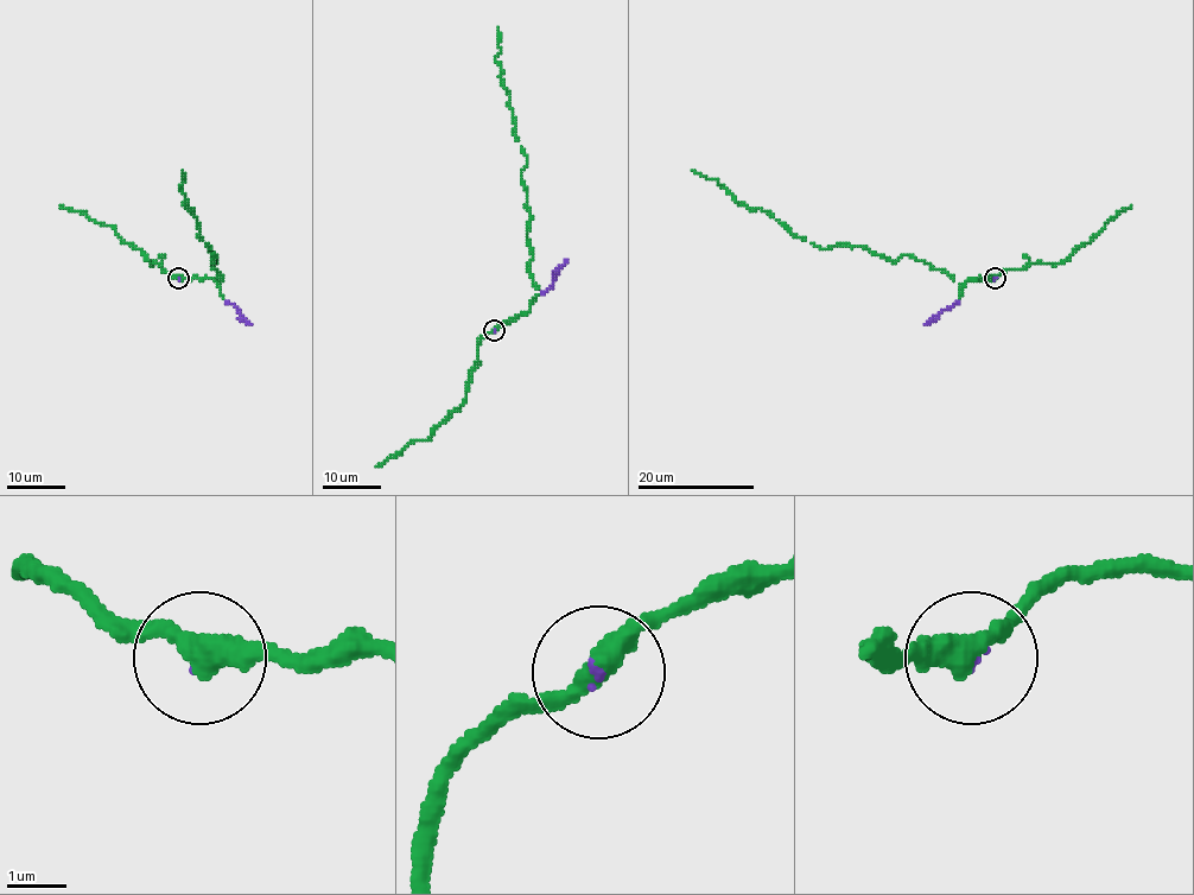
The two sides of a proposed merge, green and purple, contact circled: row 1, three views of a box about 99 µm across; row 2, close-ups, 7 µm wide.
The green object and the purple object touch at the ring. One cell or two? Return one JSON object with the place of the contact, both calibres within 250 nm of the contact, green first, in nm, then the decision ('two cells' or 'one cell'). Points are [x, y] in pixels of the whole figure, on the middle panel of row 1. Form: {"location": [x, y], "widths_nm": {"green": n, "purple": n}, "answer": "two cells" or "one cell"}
{"location": [494, 330], "widths_nm": {"green": 400, "purple": 70}, "answer": "one cell"}

